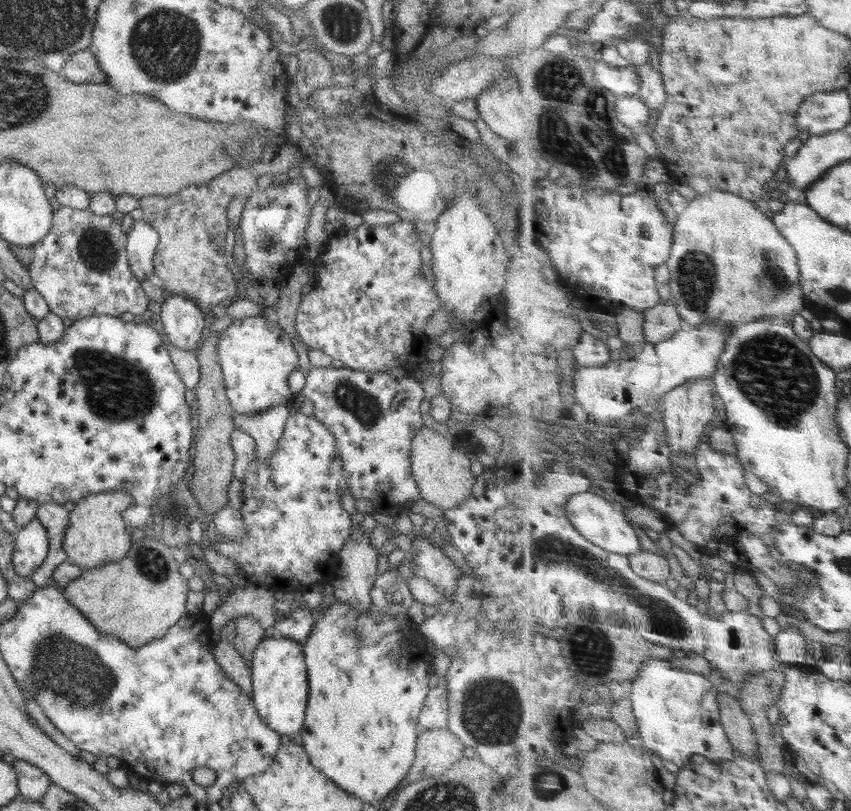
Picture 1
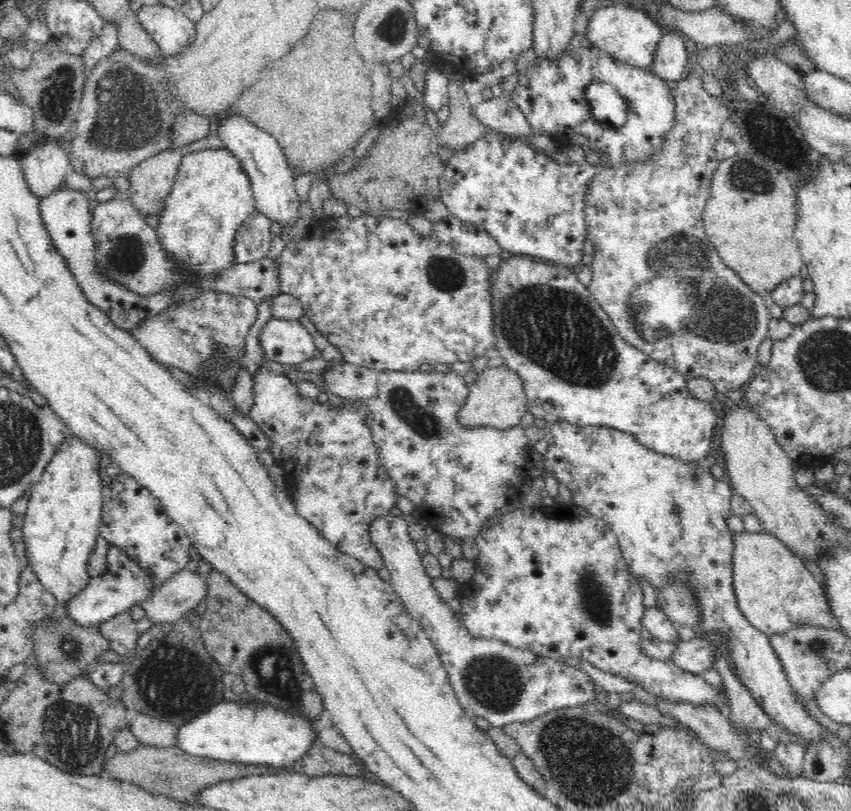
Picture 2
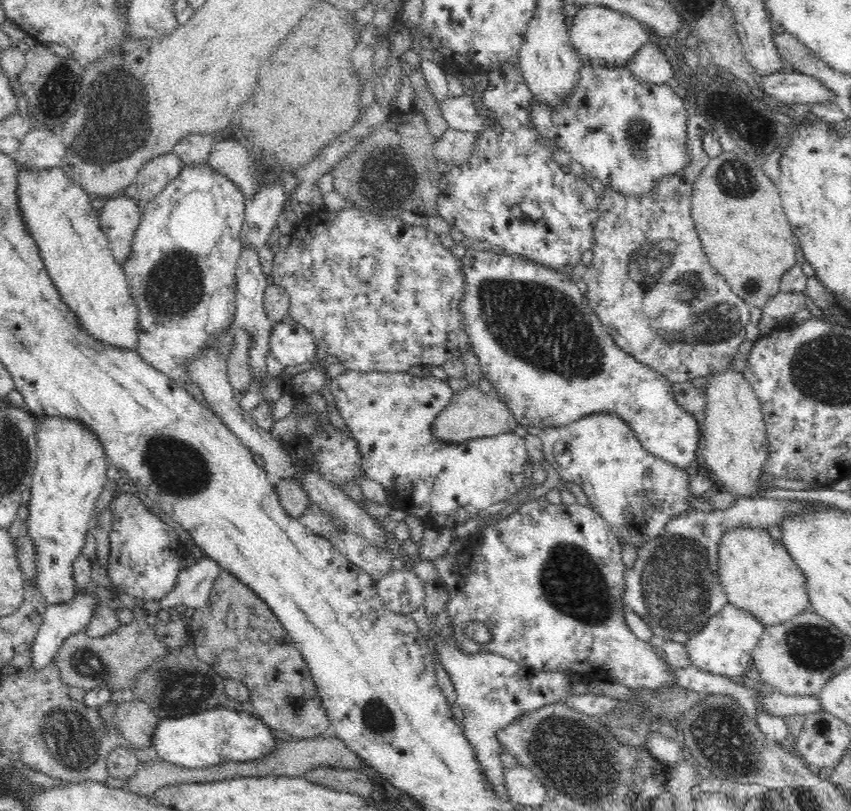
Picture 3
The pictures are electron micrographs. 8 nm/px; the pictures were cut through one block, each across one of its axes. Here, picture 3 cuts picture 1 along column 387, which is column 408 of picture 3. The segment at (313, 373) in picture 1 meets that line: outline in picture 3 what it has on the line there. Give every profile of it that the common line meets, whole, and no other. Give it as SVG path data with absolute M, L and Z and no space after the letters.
M347 370L330 379L329 387L334 395L335 406L352 437L358 441L363 472L380 483L406 515L413 514L427 524L453 530L476 517L480 510L508 500L524 488L524 465L530 460L524 437L502 433L461 443L446 443L434 435L434 418L450 404L455 393L447 381L432 375L420 377L403 372Z

